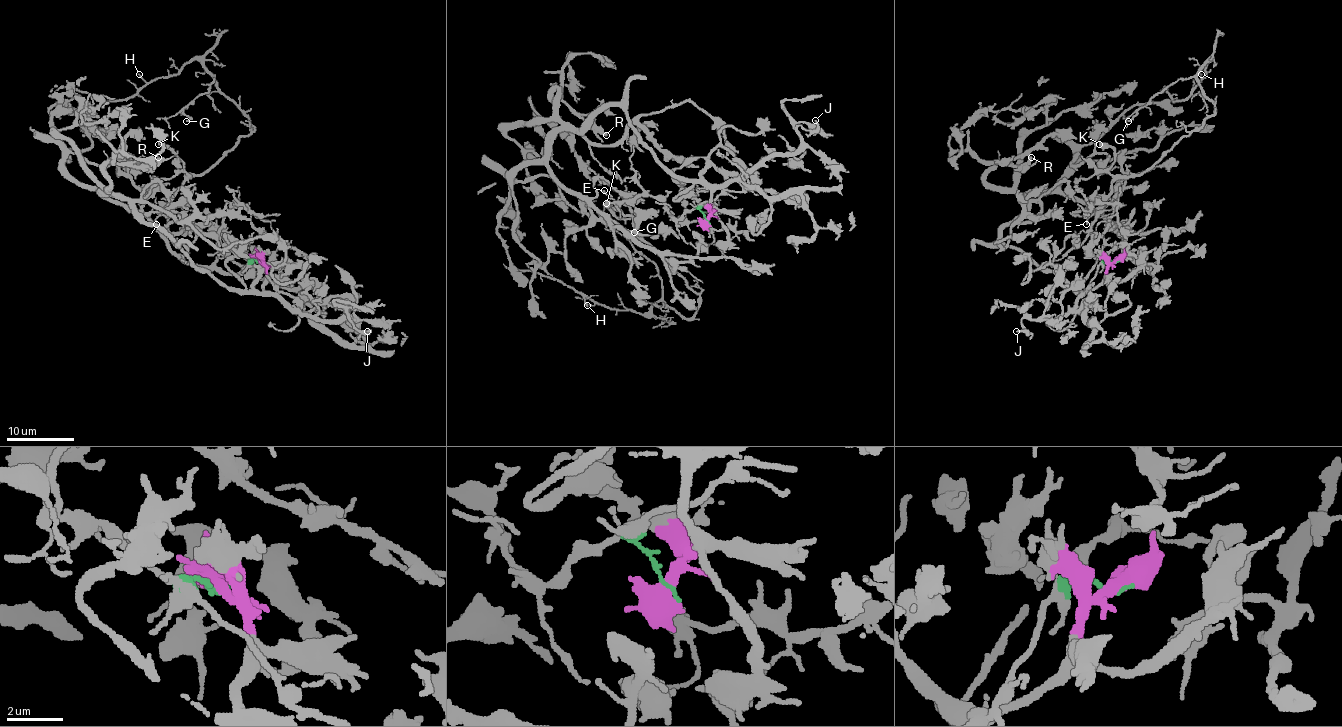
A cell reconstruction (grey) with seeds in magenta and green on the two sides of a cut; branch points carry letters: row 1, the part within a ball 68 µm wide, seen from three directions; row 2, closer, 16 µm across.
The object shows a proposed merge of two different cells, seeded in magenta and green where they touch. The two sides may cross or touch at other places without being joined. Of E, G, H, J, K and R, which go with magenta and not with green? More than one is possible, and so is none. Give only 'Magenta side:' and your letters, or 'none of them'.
Magenta side: J, R

